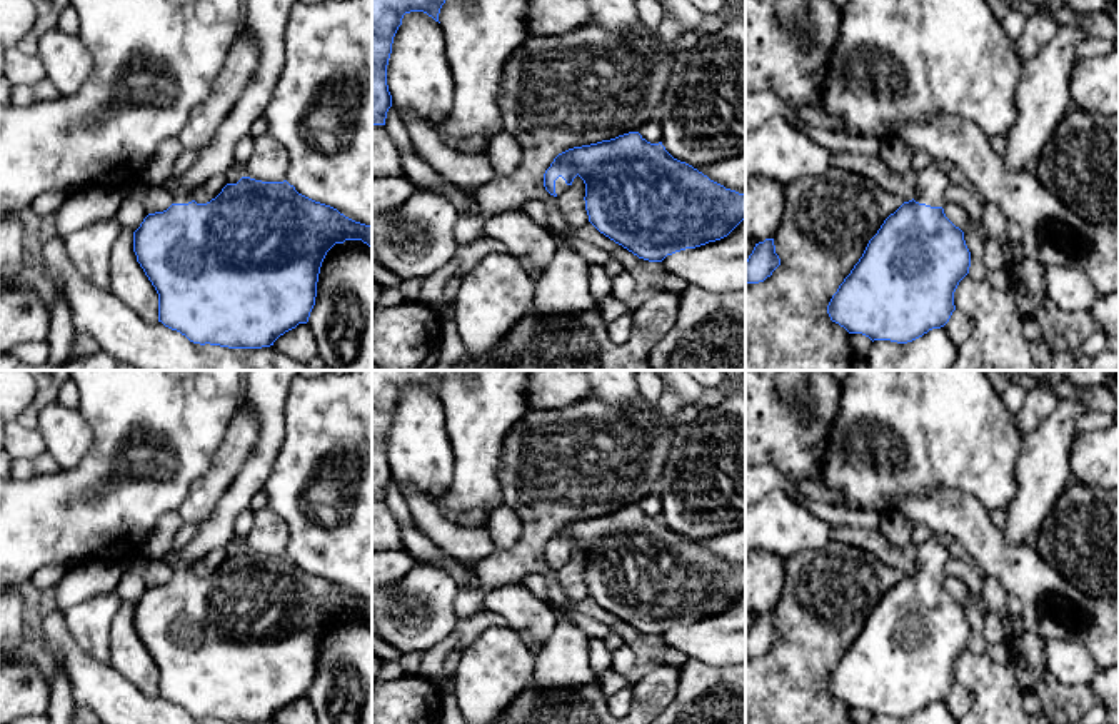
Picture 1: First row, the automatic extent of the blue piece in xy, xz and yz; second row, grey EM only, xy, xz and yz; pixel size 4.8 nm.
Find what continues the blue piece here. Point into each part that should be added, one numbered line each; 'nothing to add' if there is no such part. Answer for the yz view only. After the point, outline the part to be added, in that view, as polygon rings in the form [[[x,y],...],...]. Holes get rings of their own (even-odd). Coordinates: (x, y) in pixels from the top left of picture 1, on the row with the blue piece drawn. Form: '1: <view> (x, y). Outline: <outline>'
1: yz (933, 180). Outline: [[[931,165],[917,172],[919,185],[916,187],[914,200],[931,207],[944,205],[944,192],[951,182],[949,173],[942,168]]]

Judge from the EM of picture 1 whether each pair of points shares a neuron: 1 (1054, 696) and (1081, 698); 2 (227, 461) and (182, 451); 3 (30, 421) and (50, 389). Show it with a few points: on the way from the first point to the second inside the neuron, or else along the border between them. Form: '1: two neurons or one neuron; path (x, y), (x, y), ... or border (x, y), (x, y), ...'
1: one neuron; path (1061, 698), (1074, 698)
2: two neurons; border (230, 424), (210, 466), (189, 491)
3: one neuron; path (32, 412), (42, 397)

